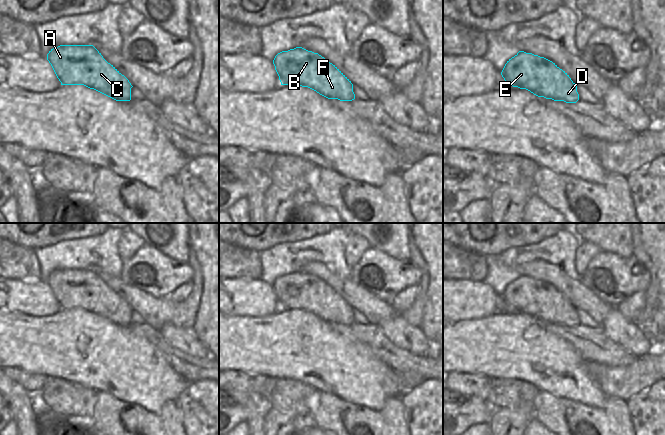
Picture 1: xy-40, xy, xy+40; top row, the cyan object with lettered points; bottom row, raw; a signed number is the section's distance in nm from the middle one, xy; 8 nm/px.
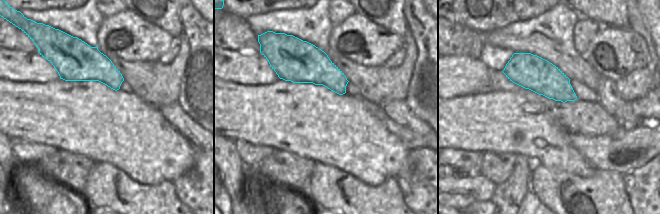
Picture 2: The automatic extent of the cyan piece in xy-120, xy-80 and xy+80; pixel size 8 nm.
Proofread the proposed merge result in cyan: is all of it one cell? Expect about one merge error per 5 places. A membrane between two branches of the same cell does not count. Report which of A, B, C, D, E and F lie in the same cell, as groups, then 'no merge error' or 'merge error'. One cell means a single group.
A B C D E F; no merge error

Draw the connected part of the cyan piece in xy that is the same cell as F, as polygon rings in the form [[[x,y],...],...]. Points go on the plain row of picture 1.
[[[296,271],[278,277],[273,288],[281,309],[308,311],[328,323],[355,323],[351,305],[318,277]]]

